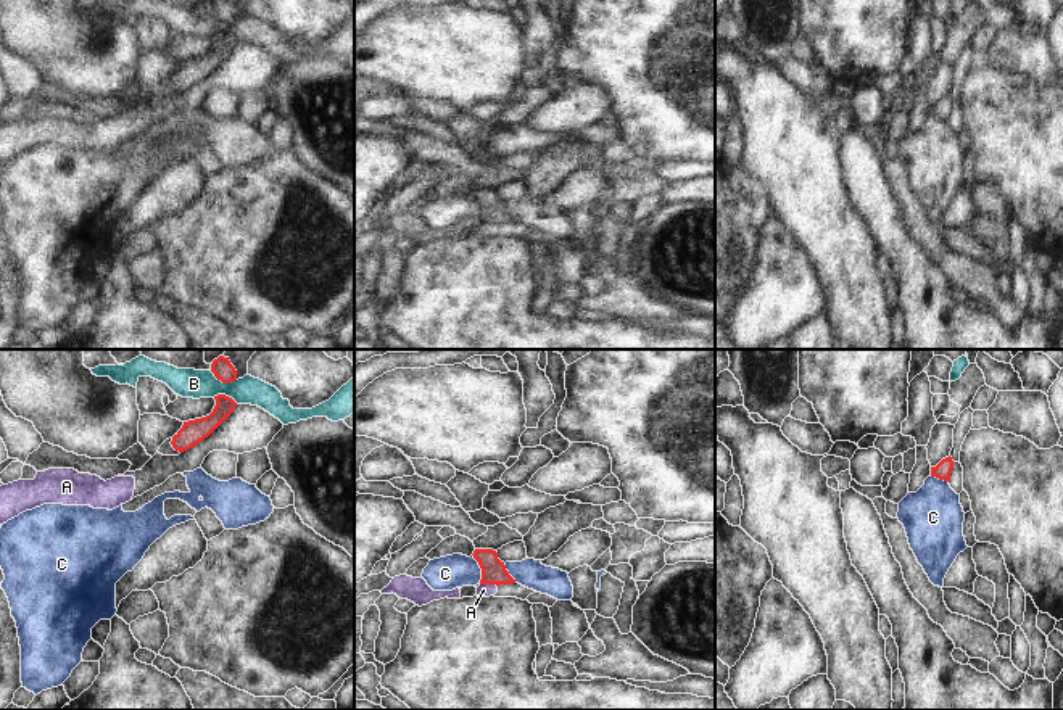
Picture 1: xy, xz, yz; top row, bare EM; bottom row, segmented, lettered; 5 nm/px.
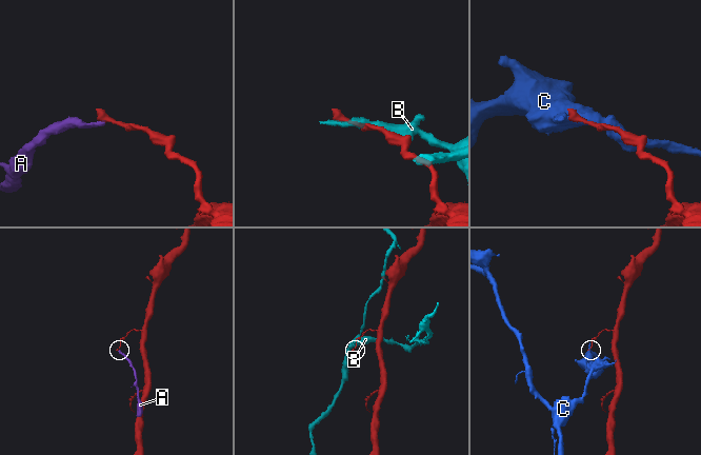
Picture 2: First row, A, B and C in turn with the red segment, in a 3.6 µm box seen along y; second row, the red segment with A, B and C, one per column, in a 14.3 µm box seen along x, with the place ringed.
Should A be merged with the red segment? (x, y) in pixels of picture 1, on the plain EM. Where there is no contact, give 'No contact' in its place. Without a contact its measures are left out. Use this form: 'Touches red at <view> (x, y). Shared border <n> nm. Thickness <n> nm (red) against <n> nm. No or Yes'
Touches red at xz (488, 222). Shared border 90 nm. Thickness 130 nm (red) against 60 nm. No.

